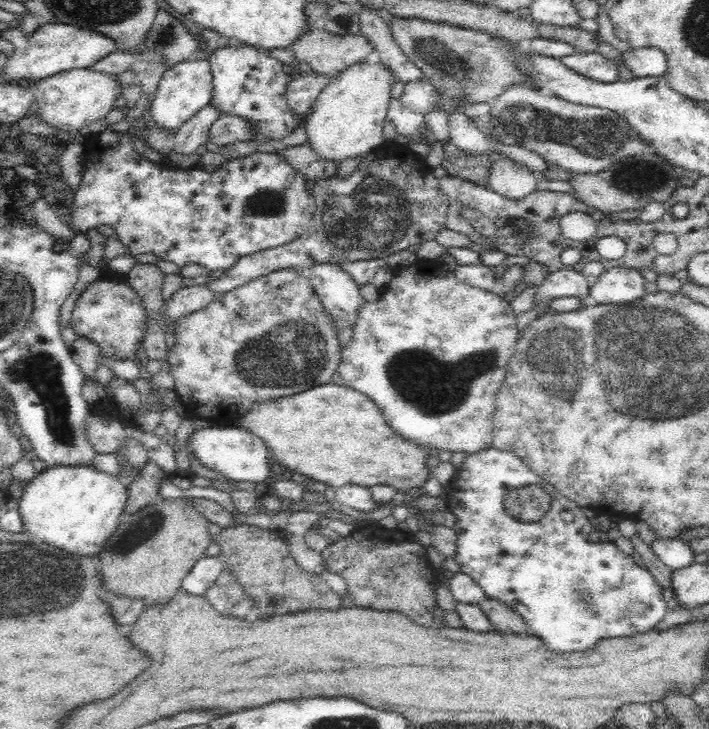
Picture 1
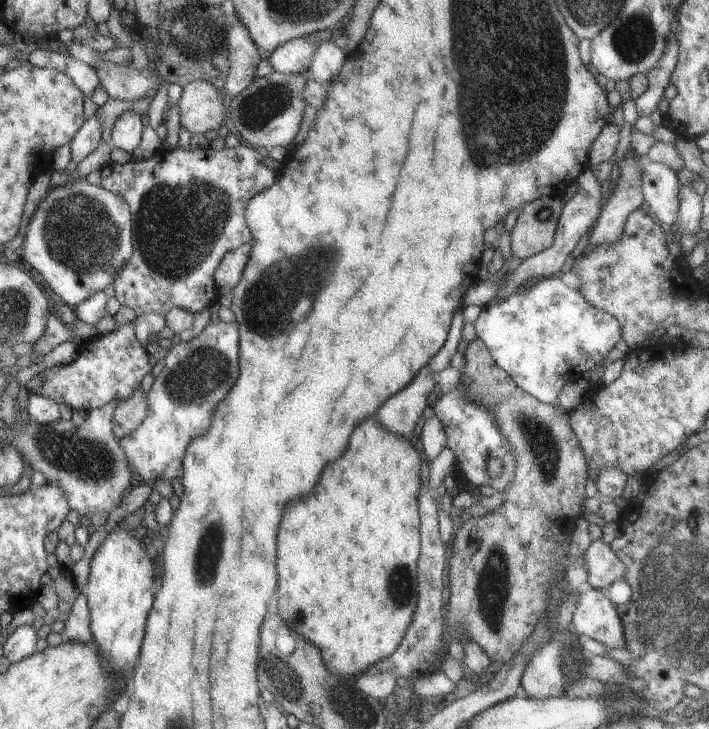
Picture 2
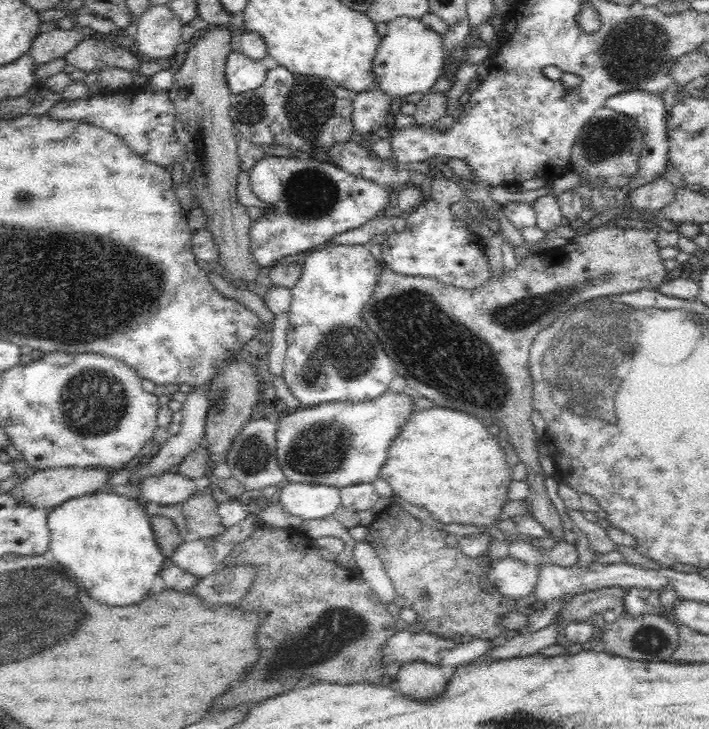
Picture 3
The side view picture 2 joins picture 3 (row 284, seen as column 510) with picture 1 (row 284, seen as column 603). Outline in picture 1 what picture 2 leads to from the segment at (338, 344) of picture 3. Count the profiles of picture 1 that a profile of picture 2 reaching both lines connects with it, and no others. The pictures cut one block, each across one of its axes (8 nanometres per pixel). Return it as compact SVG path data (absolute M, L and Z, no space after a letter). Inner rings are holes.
M330 262L314 264L307 275L326 313L334 317L337 328L342 330L347 325L354 326L358 308L364 304L364 299L352 277L340 269L340 264Z

